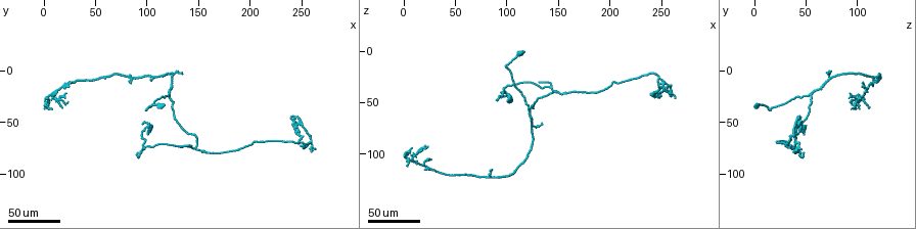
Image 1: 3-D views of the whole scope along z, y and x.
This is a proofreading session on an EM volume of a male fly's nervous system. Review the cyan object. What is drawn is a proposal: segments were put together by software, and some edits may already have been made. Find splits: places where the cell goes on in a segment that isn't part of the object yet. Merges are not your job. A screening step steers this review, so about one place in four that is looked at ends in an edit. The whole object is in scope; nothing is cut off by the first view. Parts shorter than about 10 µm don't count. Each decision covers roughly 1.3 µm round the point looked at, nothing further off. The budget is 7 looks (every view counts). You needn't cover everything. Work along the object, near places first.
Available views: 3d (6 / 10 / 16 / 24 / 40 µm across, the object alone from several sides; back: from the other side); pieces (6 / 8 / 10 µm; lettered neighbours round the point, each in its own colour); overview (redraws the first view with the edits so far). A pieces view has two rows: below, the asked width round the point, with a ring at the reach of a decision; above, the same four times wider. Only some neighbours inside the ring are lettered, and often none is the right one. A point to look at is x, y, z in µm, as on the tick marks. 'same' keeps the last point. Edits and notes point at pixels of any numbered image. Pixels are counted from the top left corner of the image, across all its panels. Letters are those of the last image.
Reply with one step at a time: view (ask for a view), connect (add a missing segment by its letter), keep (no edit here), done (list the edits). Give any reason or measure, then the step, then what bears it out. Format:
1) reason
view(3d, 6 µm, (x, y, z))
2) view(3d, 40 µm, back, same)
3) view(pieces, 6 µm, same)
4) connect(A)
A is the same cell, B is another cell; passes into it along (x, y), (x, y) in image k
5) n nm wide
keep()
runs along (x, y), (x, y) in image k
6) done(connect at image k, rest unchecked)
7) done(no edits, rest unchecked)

free end
view(3d, 40 µm, (248, 74, 32))

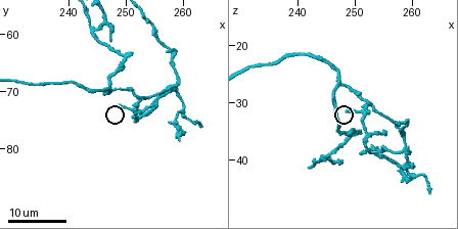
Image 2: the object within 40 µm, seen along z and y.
see the neighbours
view(pieces, 6 µm, (248.5, 72.5, 31.5))

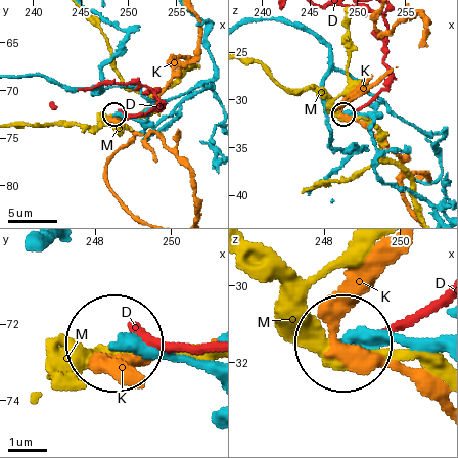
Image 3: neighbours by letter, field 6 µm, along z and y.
keep()
D, K and M are other cells; runs along (292, 25), (309, 30), (379, 101), (372, 111), (344, 116) in image 3; no lettered segment goes on from it

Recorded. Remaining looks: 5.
tapers out
view(3d, 24 µm, (259.0, 78.5, 38.0))

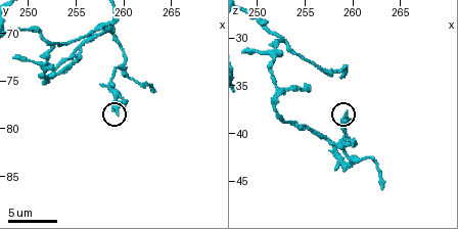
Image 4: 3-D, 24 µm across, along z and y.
see the neighbours
view(pieces, 6 µm, (259.2, 78.4, 37.8))

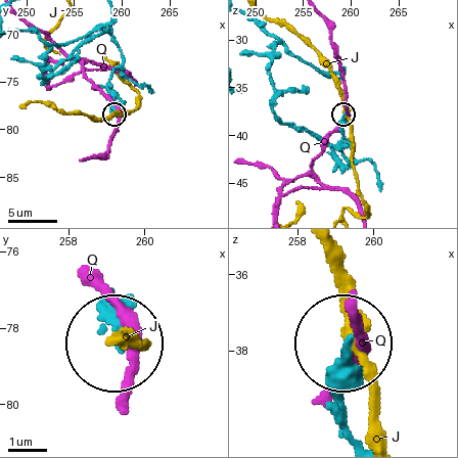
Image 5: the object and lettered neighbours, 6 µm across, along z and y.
keep()
J and Q are other cells; runs along (342, 400), (342, 345) in image 5; none of them fits

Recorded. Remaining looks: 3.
long arm stops here
view(3d, 40 µm, (132, 74, 28))

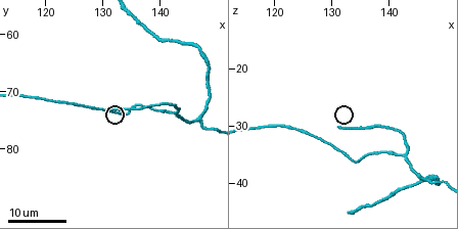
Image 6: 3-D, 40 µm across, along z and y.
view(pieces, 6 µm, (131.5, 73.0, 30.5))

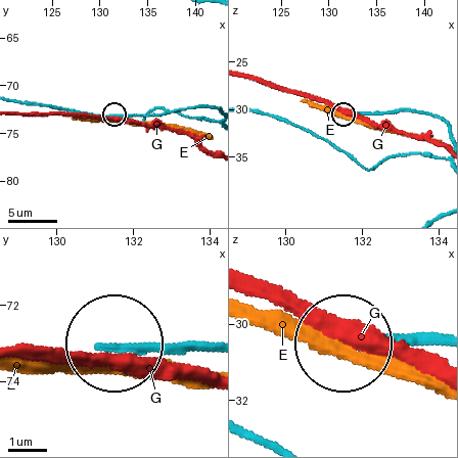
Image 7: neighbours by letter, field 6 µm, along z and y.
keep()
E and G are other cells; runs along (441, 119), (409, 110), (344, 112) in image 7; none of them fits

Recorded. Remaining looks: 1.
done(no edits, rest unchecked)

